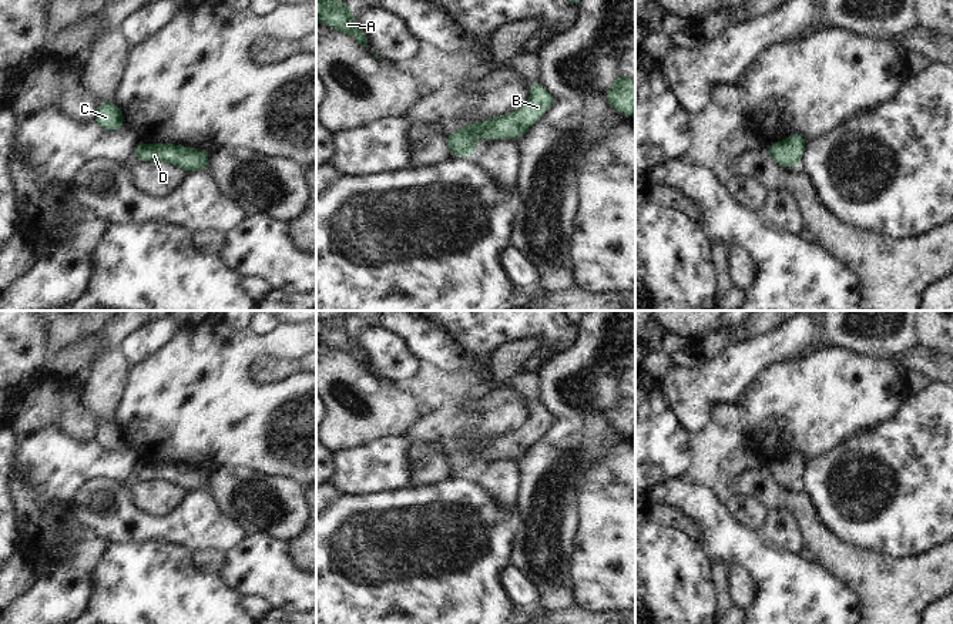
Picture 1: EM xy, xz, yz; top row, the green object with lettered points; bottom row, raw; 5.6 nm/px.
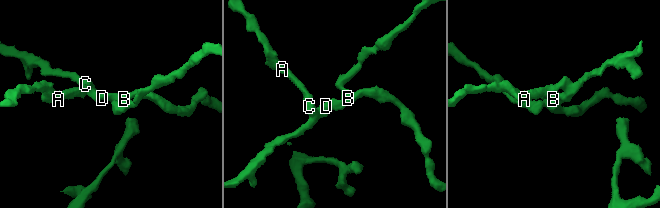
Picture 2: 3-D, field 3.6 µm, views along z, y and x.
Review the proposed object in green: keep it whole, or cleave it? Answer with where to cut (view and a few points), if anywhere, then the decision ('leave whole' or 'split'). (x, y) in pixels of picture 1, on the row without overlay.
cut none; leave whole

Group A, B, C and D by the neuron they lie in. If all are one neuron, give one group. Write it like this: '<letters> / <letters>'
A B C D

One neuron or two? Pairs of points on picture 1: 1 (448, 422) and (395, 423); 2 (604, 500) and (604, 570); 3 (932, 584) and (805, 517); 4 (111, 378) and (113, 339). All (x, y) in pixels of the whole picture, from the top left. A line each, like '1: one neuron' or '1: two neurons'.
1: two neurons
2: one neuron
3: one neuron
4: two neurons

